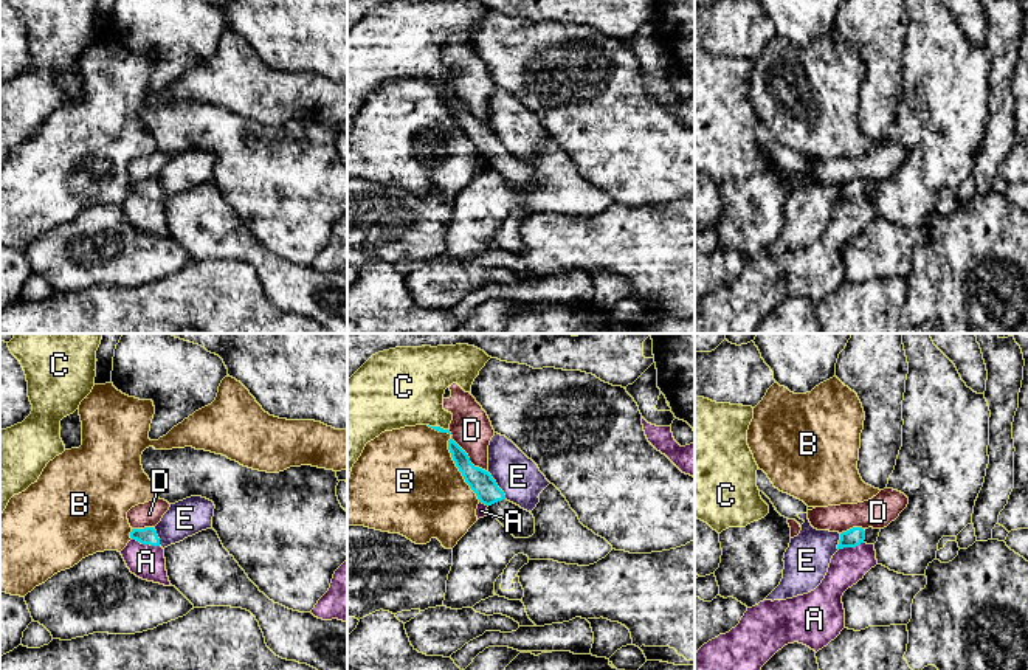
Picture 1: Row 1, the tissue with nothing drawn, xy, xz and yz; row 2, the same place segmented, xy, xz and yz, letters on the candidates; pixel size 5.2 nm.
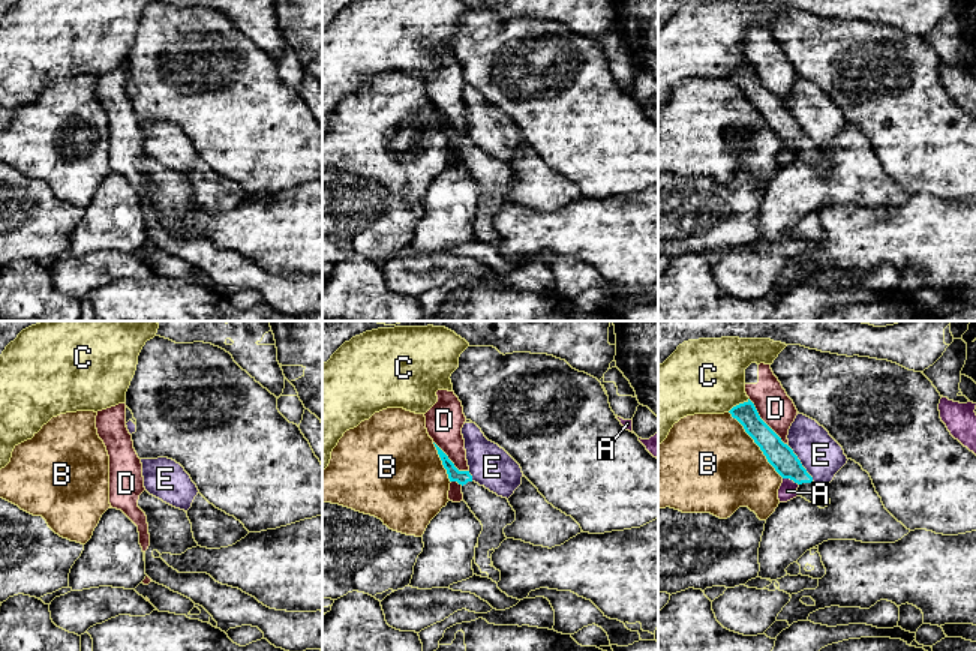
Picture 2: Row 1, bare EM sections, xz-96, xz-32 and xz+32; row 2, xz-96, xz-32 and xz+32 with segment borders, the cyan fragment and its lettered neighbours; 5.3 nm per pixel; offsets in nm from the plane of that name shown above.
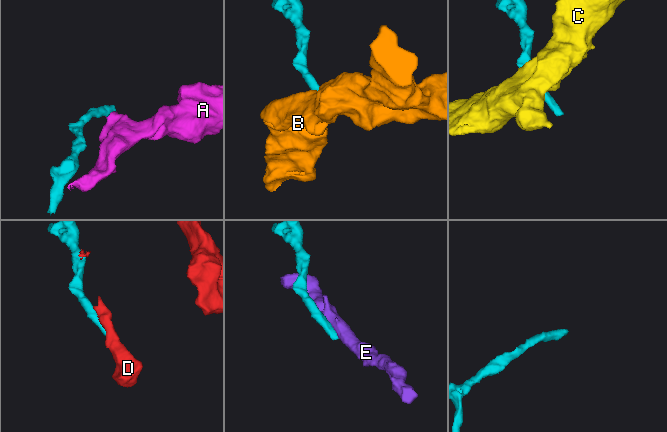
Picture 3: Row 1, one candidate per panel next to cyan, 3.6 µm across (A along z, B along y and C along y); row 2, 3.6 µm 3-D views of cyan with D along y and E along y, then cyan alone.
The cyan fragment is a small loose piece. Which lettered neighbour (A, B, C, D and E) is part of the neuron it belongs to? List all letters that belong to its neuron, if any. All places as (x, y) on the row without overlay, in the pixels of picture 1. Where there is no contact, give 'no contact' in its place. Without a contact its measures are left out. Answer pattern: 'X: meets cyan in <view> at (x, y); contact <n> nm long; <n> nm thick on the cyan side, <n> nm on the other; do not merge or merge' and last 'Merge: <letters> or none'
A: meets cyan in xy at (146, 196); contact 150 nm long; 90 nm thick on the cyan side, 180 nm on the other; do not merge
B: meets cyan in xz at (451, 109); contact 480 nm long; 120 nm thick on the cyan side, 500 nm on the other; do not merge
C: meets cyan in xz at (439, 79); contact 120 nm long; 30 nm thick on the cyan side, 380 nm on the other; do not merge
D: meets cyan in xz at (467, 107); contact 300 nm long; 120 nm thick on the cyan side, 220 nm on the other; do not merge
E: meets cyan in xz at (496, 138); contact 170 nm long; 120 nm thick on the cyan side, 220 nm on the other; do not merge
Merge: none

